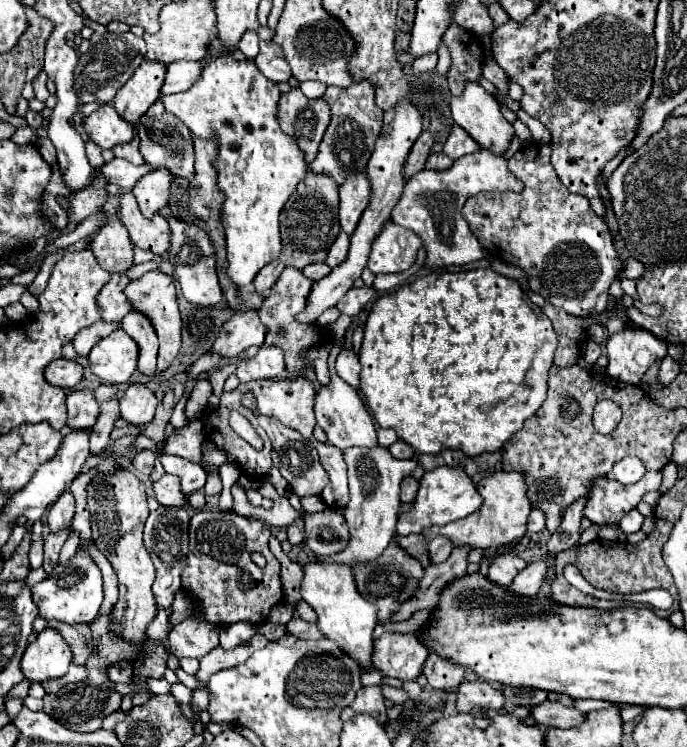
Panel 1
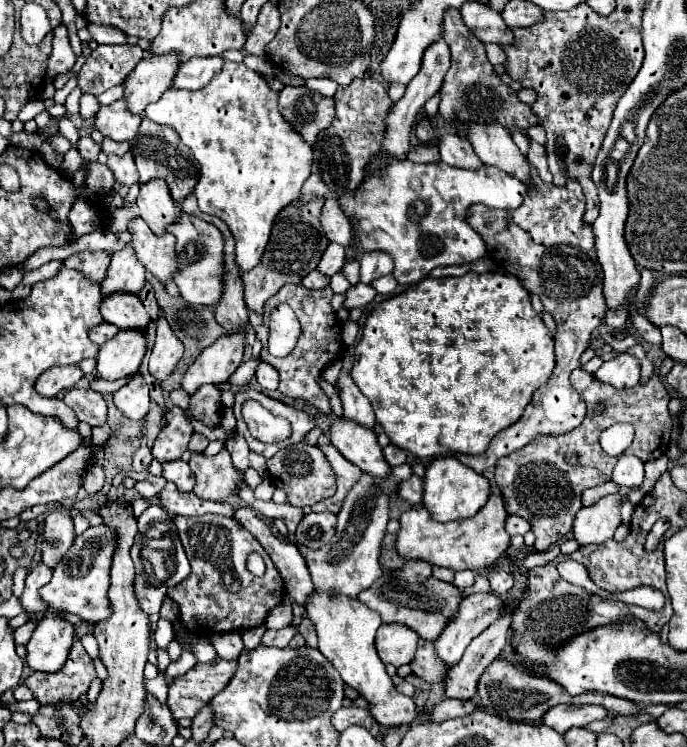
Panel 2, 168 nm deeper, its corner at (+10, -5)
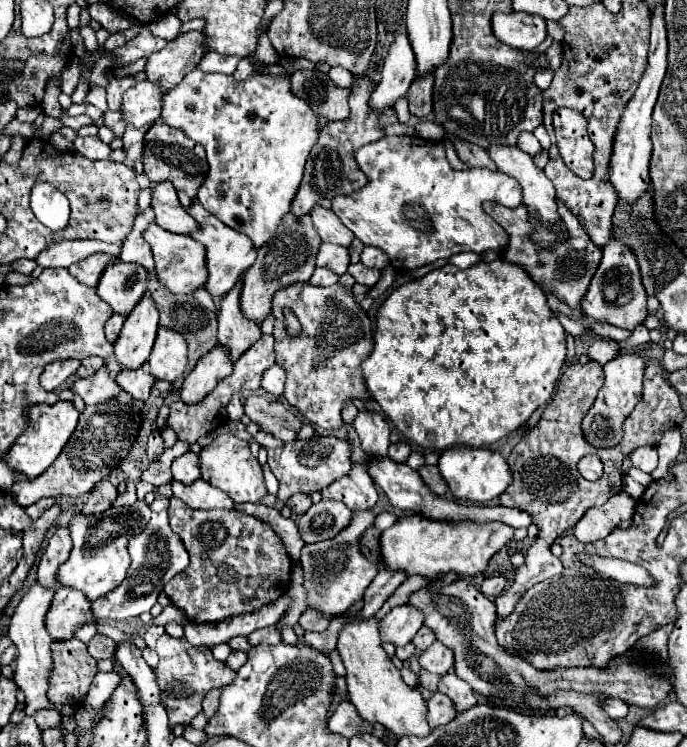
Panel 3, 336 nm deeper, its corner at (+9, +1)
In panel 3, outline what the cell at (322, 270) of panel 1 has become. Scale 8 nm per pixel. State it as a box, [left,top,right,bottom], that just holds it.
[310,269,338,285]

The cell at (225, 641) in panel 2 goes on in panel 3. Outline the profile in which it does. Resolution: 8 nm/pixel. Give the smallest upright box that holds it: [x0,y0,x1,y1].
[226,649,246,669]

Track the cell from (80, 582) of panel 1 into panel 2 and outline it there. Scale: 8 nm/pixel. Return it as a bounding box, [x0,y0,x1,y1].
[39,525,117,623]

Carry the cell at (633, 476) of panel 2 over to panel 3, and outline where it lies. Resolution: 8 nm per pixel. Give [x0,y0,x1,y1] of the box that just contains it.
[630,447,658,473]

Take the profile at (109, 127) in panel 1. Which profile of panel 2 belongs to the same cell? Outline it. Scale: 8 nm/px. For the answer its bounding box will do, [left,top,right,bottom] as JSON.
[95,99,143,141]

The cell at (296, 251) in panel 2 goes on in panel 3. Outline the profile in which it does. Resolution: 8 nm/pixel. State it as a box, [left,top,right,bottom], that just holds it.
[242,213,322,321]

